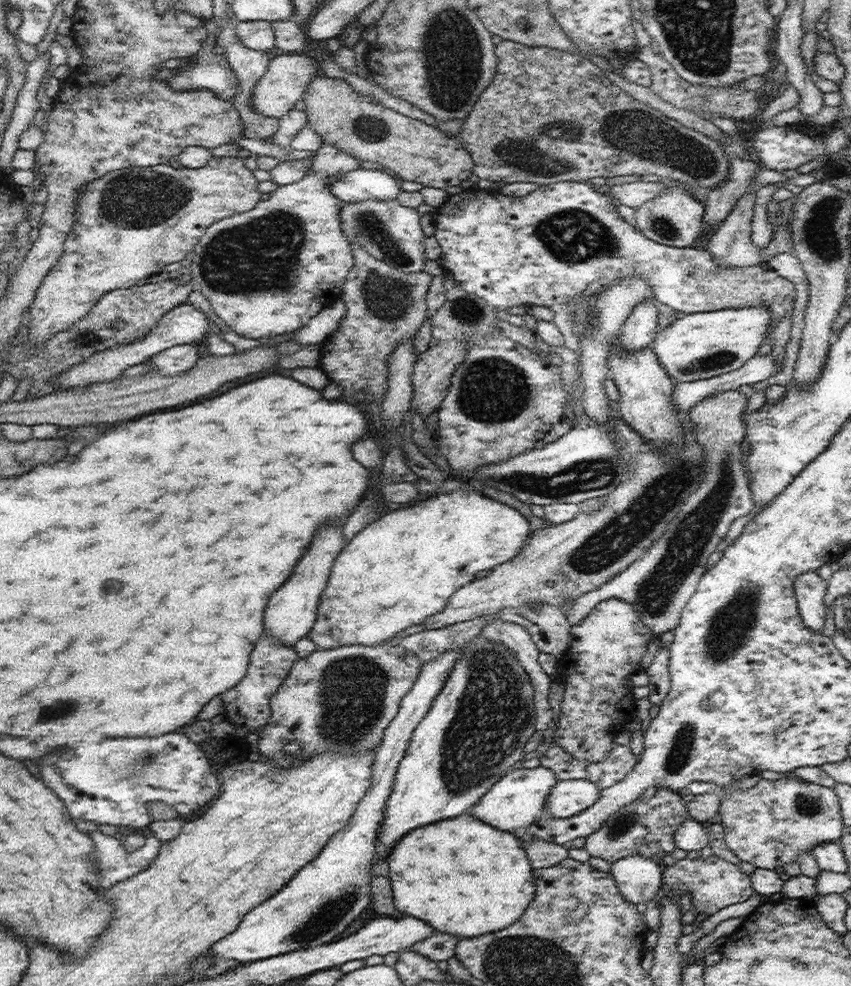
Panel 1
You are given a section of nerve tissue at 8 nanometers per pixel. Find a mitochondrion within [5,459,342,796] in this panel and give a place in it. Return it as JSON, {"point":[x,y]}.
{"point":[69,709]}

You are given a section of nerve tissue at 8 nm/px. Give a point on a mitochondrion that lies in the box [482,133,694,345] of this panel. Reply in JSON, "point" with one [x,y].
{"point":[572,236]}

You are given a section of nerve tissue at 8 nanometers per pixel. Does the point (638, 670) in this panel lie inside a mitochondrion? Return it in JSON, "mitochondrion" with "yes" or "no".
{"mitochondrion":"no"}

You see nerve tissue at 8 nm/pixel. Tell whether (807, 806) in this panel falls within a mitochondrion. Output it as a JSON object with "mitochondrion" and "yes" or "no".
{"mitochondrion":"yes"}

